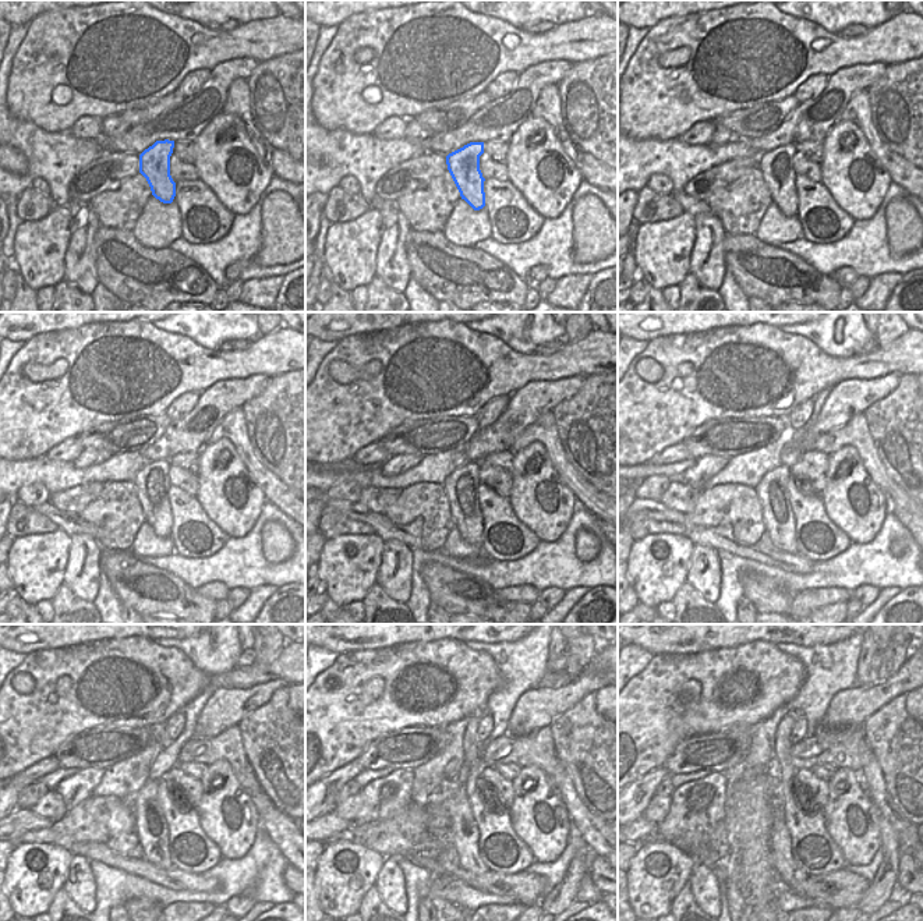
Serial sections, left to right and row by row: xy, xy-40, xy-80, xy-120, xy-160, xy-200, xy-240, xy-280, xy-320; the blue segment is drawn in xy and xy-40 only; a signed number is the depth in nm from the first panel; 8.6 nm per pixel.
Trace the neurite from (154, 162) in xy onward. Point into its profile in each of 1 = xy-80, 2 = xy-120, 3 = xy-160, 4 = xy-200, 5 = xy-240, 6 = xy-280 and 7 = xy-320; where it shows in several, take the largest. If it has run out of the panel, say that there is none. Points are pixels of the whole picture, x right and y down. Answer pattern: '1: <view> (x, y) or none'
1: xy-80 (775, 165)
2: xy-120 (151, 481)
3: xy-160 (462, 485)
4: xy-200 (778, 519)
5: xy-240 (154, 838)
6: xy-280 (464, 835)
7: xy-320 (798, 882)

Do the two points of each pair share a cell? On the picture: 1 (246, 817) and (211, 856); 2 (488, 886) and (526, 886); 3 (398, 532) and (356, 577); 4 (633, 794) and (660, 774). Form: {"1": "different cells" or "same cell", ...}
{"1": "different cells", "2": "same cell", "3": "different cells", "4": "same cell"}

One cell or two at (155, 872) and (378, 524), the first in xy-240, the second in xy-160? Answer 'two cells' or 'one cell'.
one cell

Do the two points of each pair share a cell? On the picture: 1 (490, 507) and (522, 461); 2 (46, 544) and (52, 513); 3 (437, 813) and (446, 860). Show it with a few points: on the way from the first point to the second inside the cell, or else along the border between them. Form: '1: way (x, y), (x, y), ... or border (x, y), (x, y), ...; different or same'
1: border (508, 499), (513, 514), (526, 527); different
2: border (59, 527), (70, 535); different
3: way (439, 824), (446, 849); same

